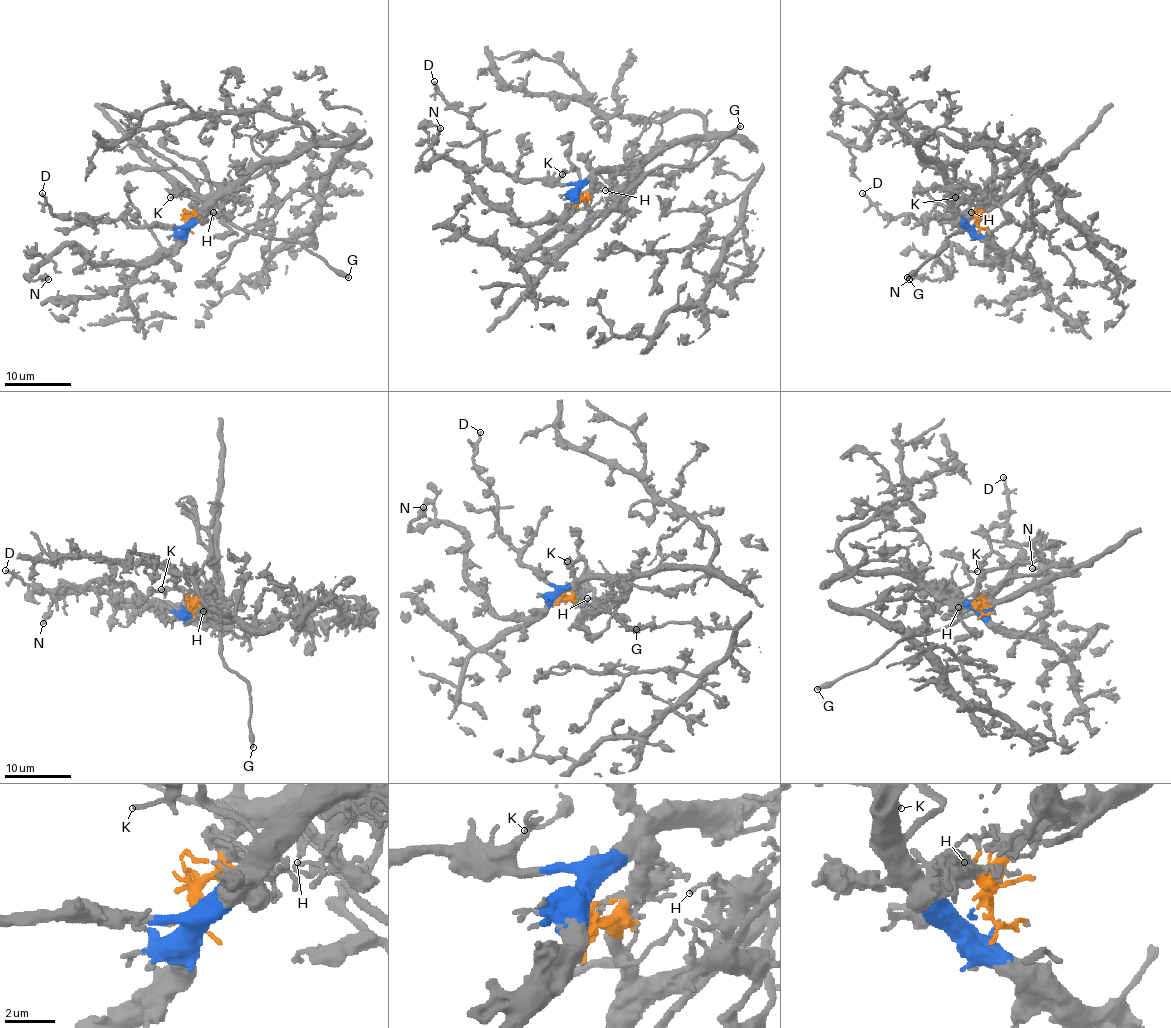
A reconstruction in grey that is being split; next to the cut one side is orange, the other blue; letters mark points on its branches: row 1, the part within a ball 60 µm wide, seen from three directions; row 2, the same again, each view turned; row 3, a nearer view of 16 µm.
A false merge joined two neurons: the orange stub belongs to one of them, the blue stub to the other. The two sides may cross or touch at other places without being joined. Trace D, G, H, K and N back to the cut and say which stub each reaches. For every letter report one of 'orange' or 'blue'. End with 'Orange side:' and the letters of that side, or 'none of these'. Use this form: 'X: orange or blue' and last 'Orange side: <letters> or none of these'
D: blue
G: orange
H: orange
K: blue
N: blue
Orange side: G, H

